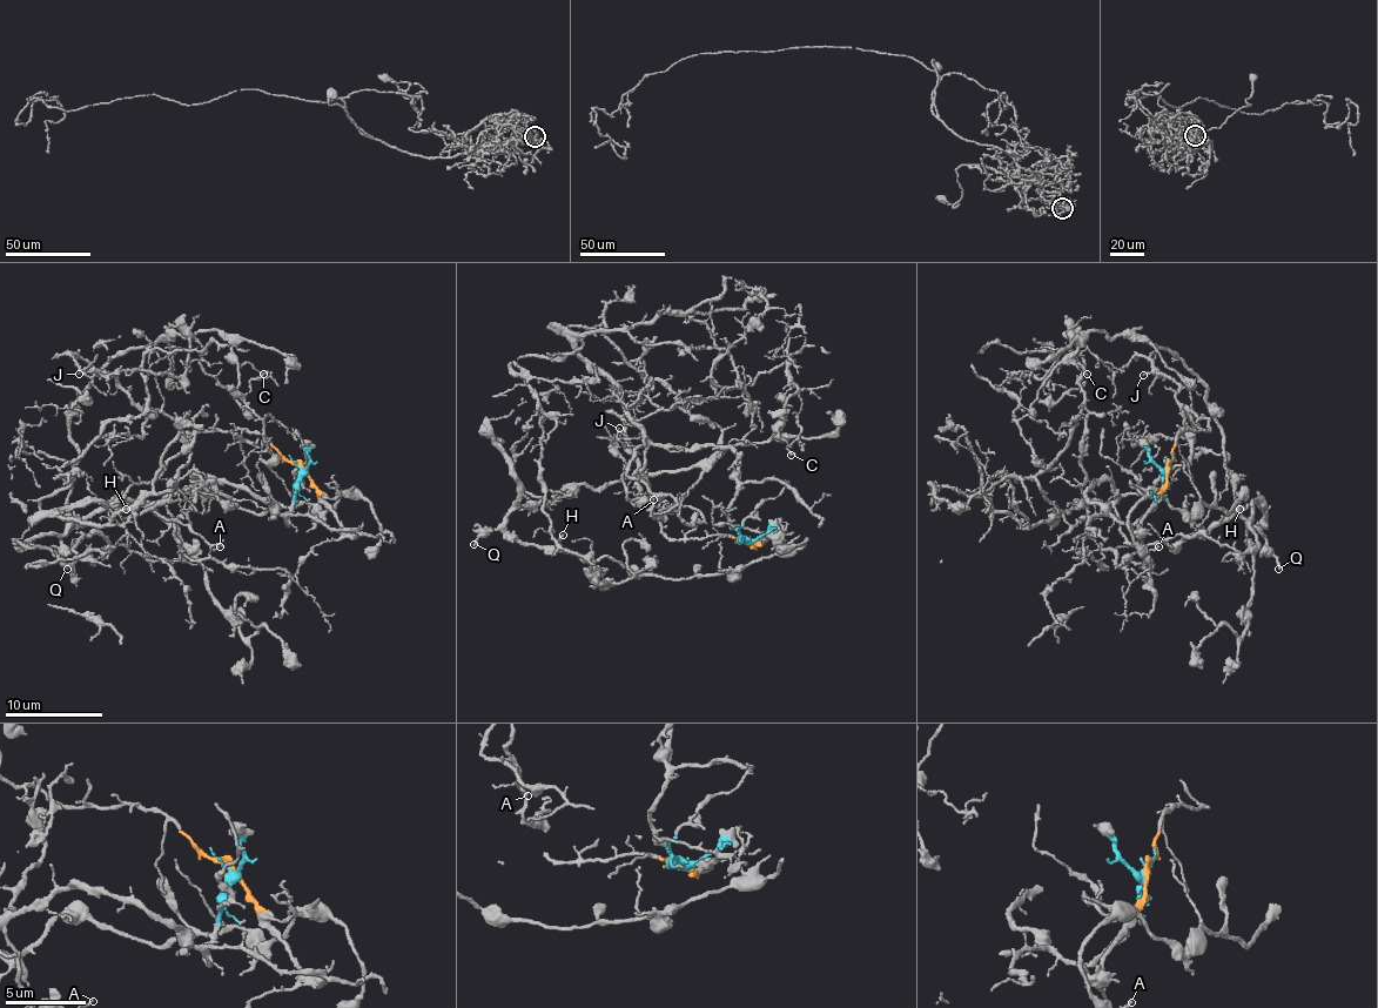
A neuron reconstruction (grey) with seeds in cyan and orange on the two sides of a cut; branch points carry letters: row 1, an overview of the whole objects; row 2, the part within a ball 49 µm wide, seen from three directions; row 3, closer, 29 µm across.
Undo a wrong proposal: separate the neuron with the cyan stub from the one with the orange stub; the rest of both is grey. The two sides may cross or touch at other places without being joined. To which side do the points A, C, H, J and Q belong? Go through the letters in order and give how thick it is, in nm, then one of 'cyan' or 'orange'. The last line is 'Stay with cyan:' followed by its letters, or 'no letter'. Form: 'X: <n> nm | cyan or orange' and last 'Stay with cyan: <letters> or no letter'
A: 140 nm | cyan
C: 150 nm | orange
H: 200 nm | orange
J: 90 nm | orange
Q: 170 nm | orange
Stay with cyan: A

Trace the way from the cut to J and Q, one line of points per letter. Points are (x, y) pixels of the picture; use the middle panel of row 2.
J: (750, 542), (727, 536), (669, 541), (642, 492), (636, 474), (637, 454), (619, 428)
Q: (750, 542), (775, 537), (781, 549), (730, 573), (676, 578), (501, 530), (475, 545)

